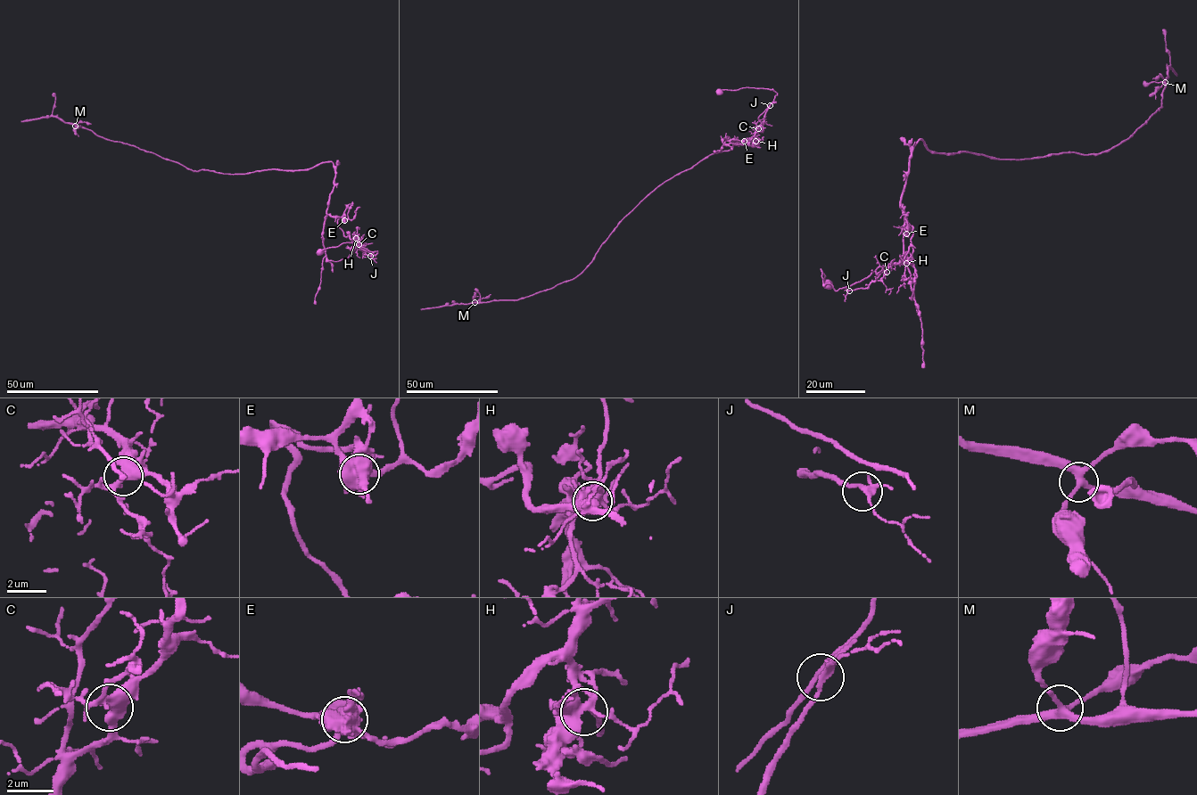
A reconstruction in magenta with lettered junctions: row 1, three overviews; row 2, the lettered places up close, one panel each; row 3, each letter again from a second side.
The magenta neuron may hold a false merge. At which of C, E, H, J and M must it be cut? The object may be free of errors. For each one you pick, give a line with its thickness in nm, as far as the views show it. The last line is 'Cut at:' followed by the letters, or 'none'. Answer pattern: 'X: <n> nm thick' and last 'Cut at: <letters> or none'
E: 650 nm thick
Cut at: E

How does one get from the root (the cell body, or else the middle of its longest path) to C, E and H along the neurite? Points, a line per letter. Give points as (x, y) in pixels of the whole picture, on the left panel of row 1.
C: (319, 251), (352, 242), (377, 254), (366, 255), (364, 246), (359, 244)
E: (319, 251), (352, 242), (377, 254), (375, 256), (363, 249), (355, 239), (344, 235), (336, 216), (344, 220)
H: (319, 251), (352, 242), (370, 251), (377, 251), (375, 256), (360, 249), (356, 238)

